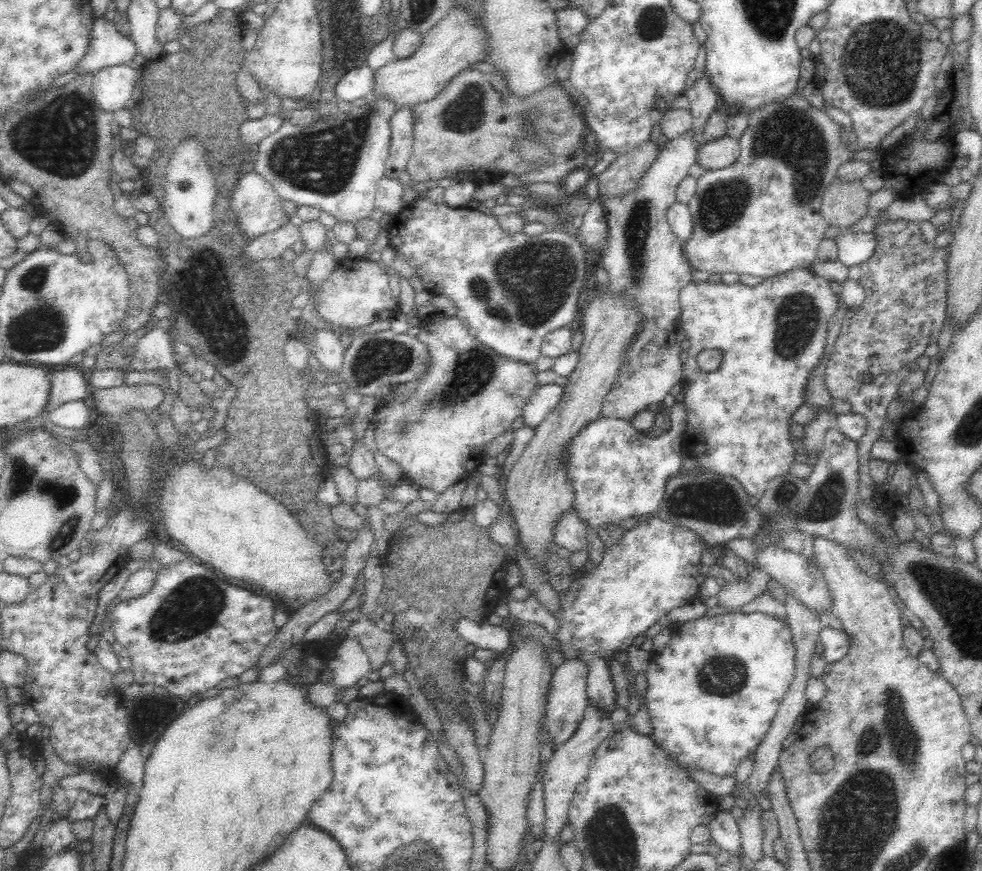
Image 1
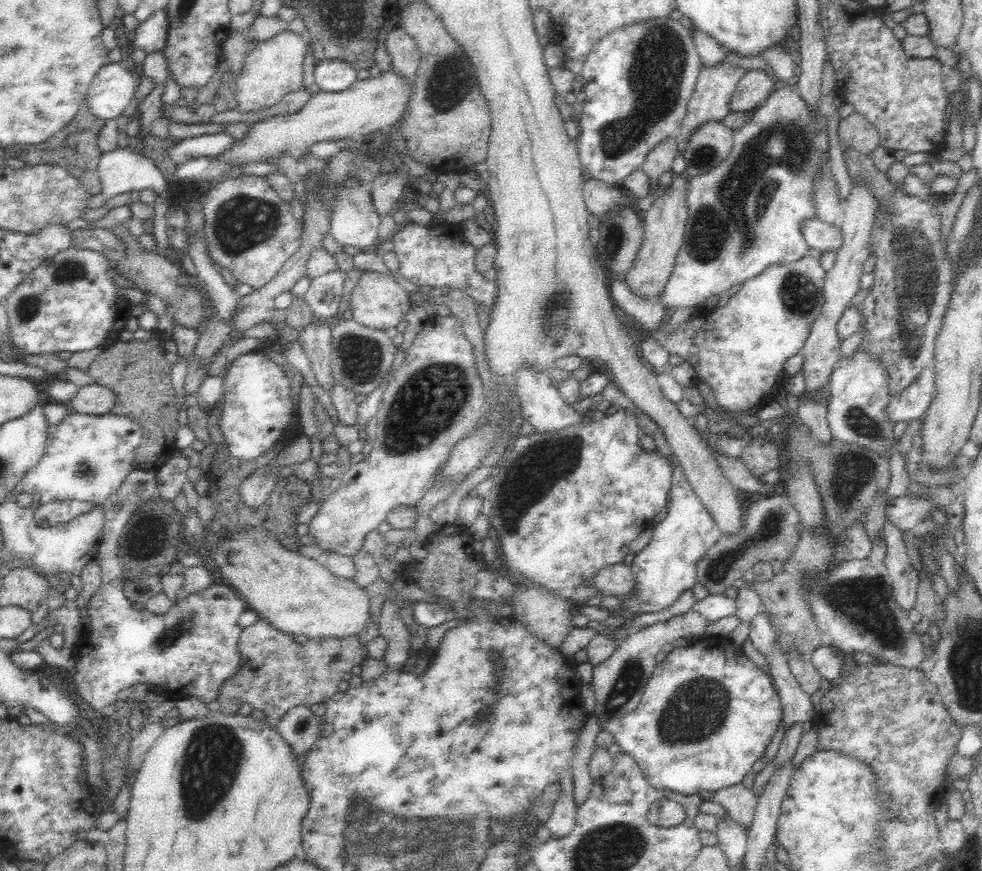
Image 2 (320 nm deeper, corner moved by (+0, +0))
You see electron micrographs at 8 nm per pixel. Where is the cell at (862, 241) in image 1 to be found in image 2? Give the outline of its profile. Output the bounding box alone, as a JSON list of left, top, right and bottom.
[800,217,842,252]

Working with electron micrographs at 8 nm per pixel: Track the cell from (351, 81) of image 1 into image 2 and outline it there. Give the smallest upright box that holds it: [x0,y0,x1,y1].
[313,58,357,92]

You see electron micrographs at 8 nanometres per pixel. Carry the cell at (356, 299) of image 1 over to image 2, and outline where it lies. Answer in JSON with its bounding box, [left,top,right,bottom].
[349,270,412,331]

